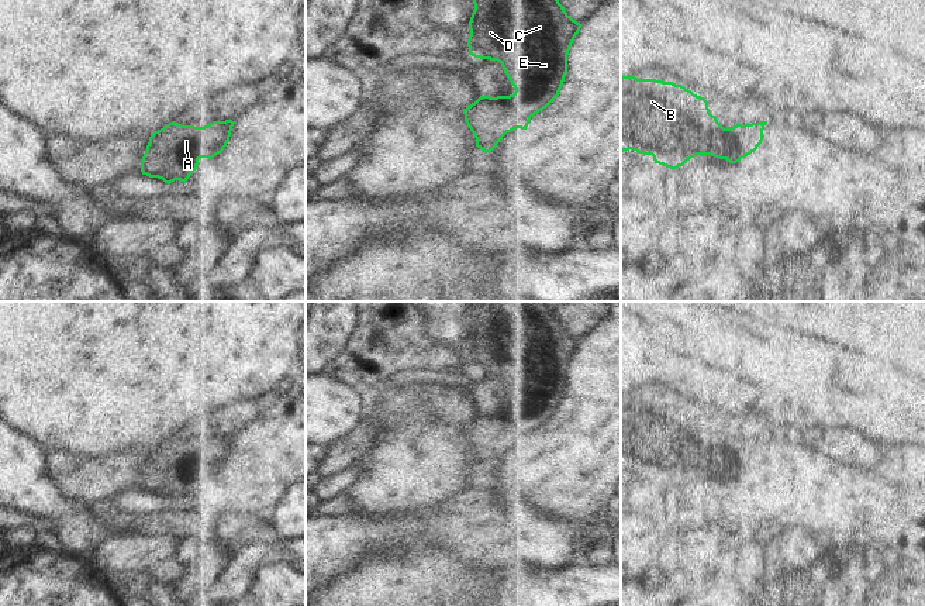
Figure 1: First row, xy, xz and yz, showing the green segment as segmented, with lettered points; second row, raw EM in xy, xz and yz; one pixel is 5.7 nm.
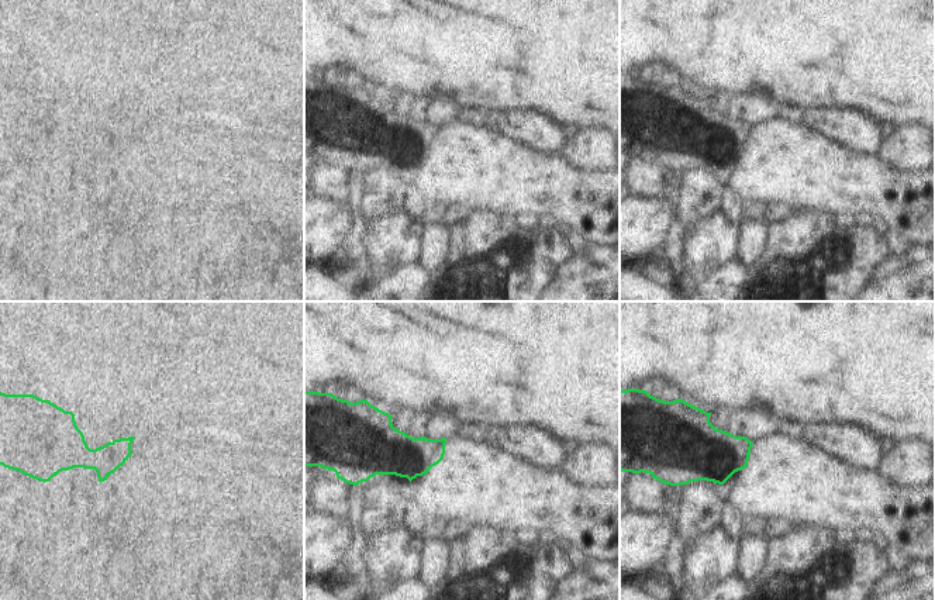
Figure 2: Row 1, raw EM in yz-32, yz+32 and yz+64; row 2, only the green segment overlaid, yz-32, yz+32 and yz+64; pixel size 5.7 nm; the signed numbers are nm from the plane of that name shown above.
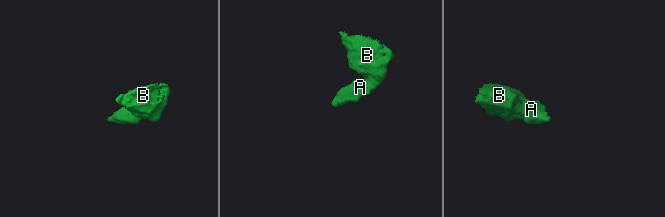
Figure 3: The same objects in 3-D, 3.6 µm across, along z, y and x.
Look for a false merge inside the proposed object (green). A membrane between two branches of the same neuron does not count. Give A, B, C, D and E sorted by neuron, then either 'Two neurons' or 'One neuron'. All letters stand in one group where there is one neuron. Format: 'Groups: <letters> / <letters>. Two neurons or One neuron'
Groups: A B C D E. One neuron

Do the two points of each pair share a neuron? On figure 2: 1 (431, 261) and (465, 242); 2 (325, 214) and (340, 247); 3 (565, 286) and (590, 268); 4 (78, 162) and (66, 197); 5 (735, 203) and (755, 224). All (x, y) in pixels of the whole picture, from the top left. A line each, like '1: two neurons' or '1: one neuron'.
1: two neurons
2: one neuron
3: one neuron
4: one neuron
5: two neurons

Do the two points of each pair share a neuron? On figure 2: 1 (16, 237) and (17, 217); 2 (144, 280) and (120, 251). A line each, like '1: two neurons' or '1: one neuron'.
1: one neuron
2: two neurons

